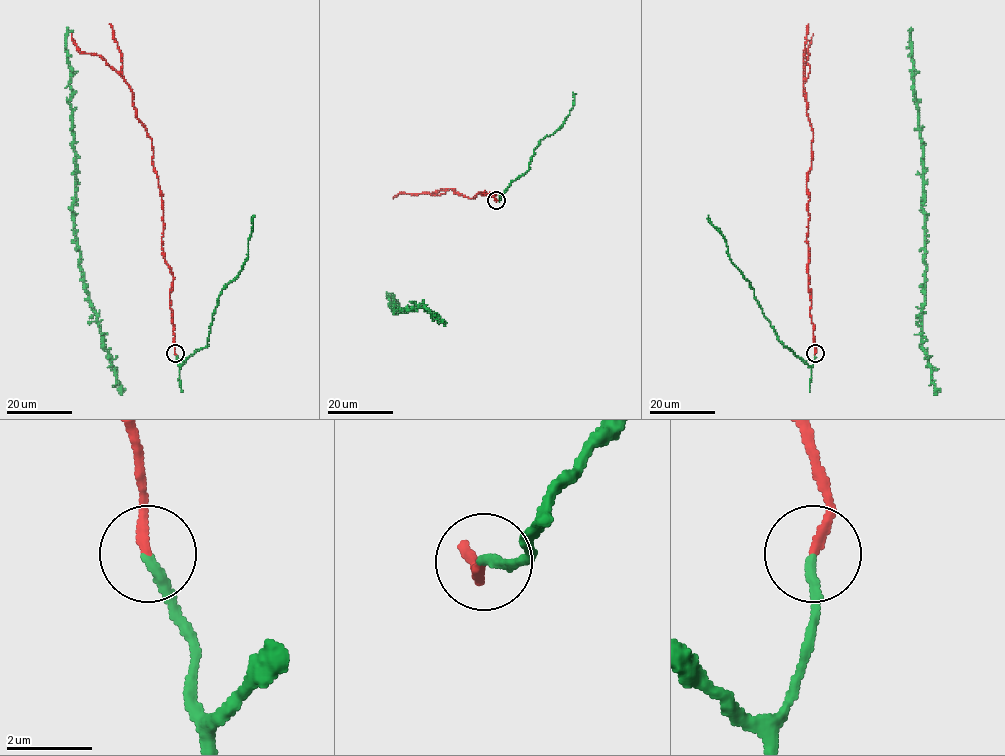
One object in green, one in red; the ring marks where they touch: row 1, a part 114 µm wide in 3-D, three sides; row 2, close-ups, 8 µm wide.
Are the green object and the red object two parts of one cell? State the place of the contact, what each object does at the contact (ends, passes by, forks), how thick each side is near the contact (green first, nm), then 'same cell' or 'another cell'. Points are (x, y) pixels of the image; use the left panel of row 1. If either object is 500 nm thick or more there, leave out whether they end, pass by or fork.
place (175, 353); green ends; red ends; calibres 240 and 220 nm; same cell

